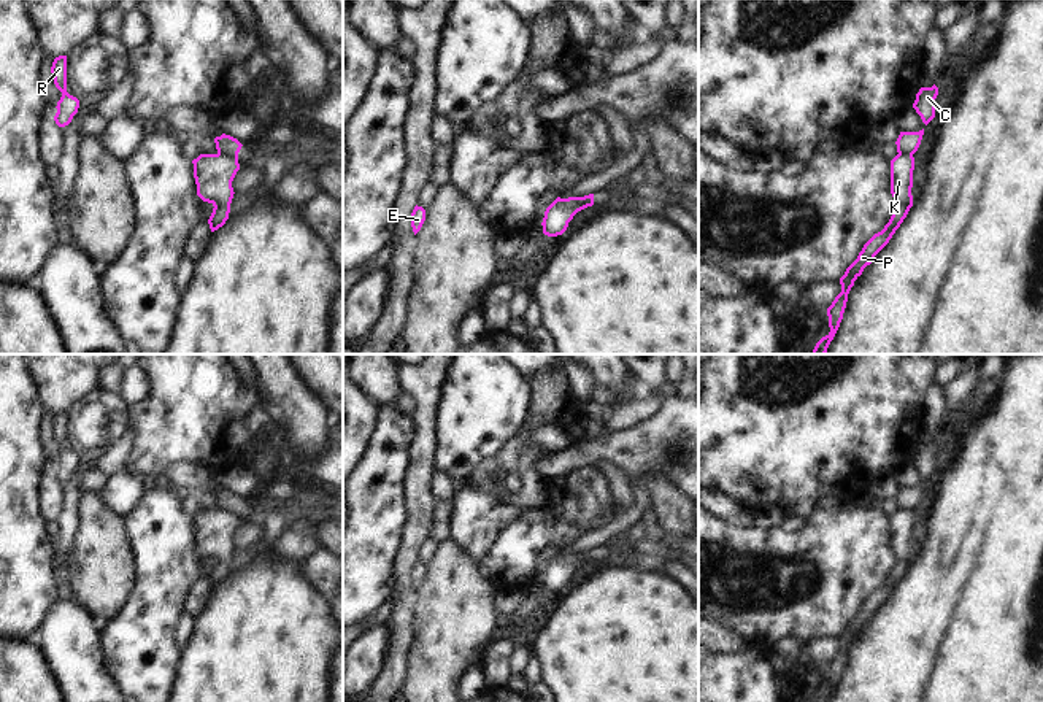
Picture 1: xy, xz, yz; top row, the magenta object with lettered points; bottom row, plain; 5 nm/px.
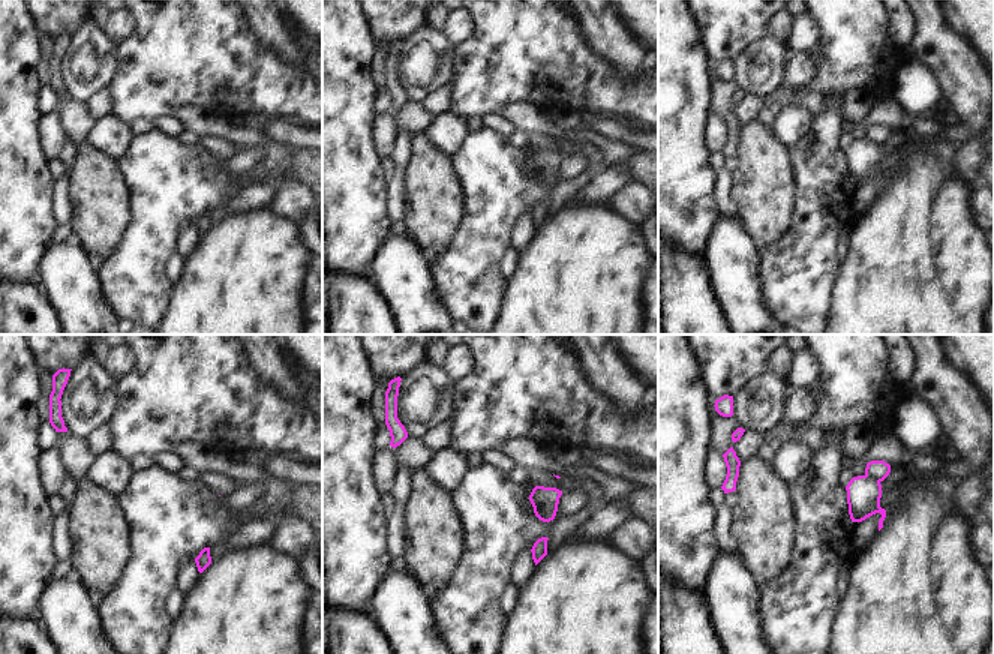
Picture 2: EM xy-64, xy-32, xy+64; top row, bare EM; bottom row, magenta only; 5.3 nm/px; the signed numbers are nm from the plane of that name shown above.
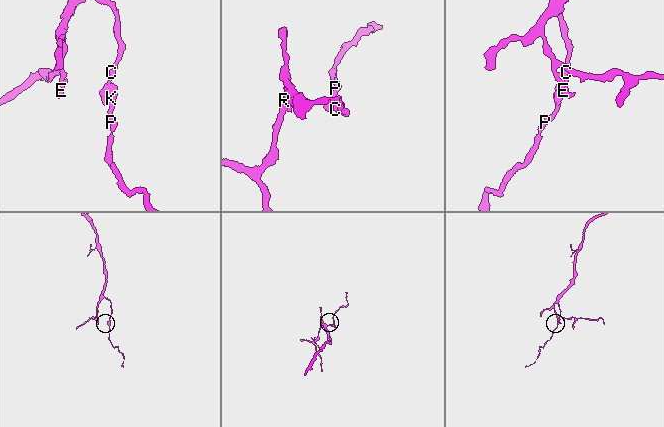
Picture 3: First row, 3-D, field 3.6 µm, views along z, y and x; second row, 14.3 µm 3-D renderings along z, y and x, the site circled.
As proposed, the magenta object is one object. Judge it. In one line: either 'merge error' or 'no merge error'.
merge error

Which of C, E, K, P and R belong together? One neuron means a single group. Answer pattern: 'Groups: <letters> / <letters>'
Groups: C E R / K P.

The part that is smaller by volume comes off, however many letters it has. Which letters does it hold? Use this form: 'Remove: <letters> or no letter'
Remove: K, P

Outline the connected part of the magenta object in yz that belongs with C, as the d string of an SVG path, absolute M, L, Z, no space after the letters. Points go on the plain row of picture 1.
M921 443L916 449L913 464L921 472L922 478L927 481L935 473L935 454L938 451L938 443Z

